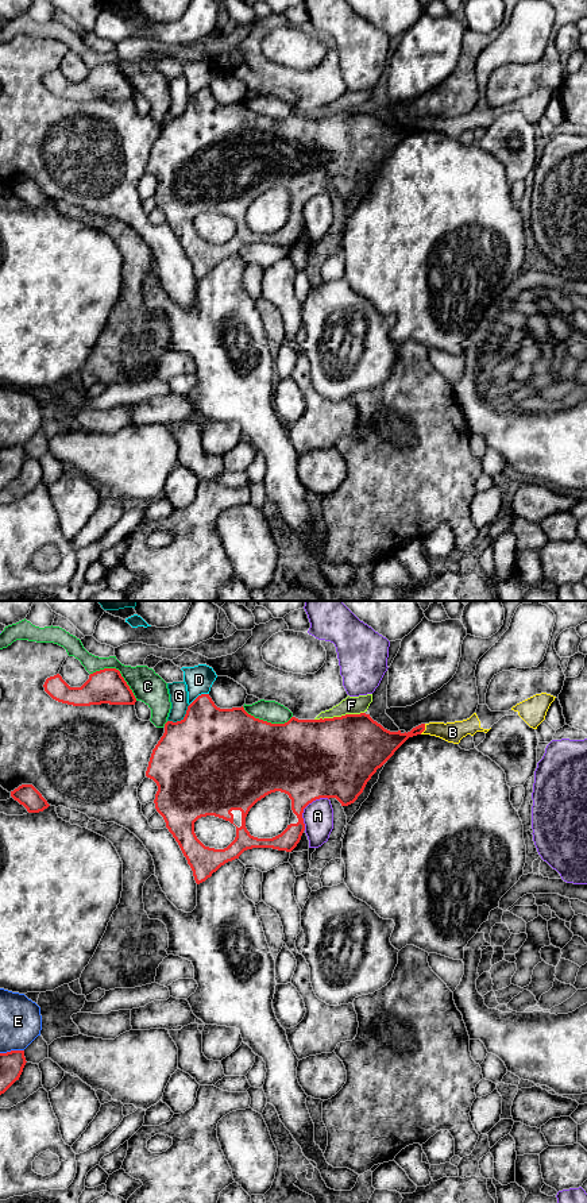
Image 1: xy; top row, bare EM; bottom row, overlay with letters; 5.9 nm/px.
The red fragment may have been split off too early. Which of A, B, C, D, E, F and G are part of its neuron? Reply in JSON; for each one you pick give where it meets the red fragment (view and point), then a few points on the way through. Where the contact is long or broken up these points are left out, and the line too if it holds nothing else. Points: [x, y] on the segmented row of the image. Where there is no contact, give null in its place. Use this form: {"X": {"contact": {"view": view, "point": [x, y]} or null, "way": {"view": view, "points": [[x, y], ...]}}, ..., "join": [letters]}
{"B": {"contact": {"view": "xy", "point": [424, 729]}, "way": {"view": "xy", "points": [[385, 743], [424, 729], [452, 732]]}}, "join": ["B"]}

